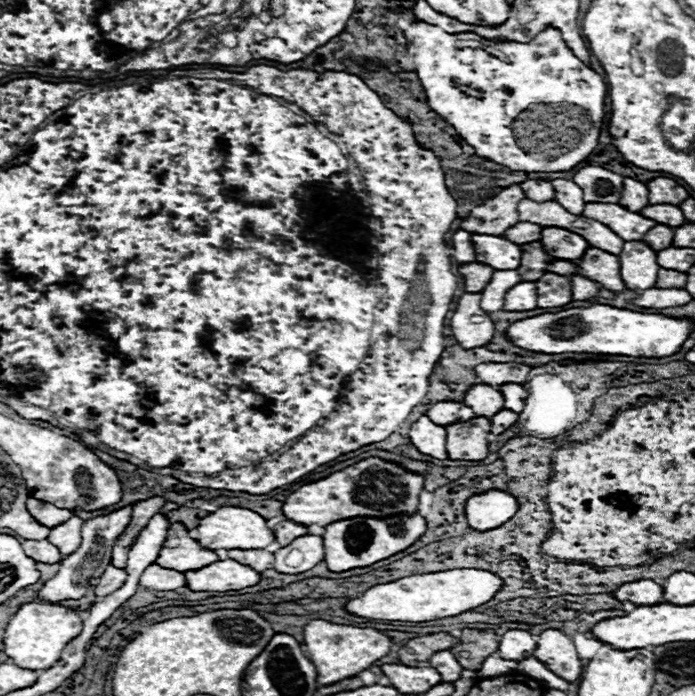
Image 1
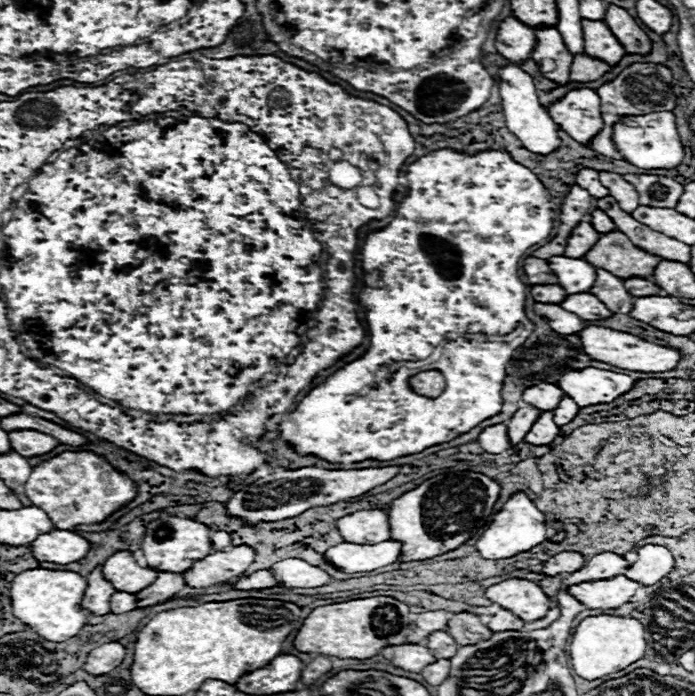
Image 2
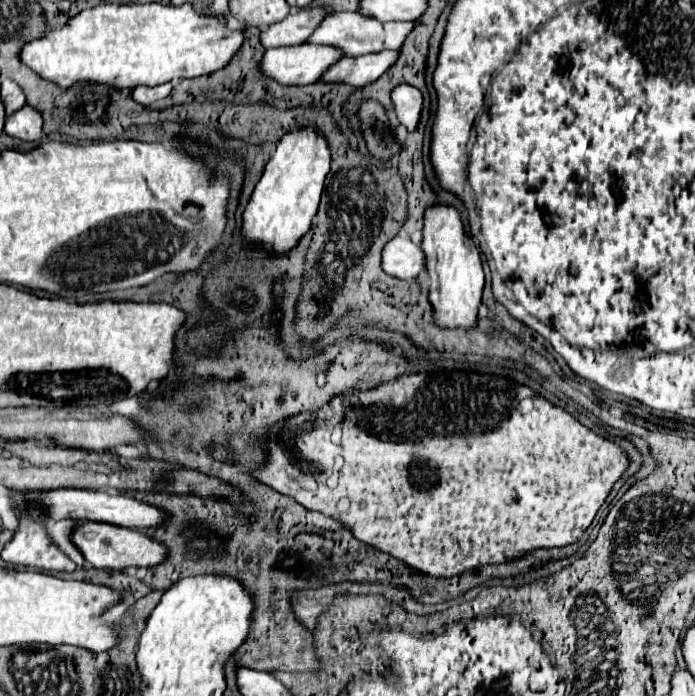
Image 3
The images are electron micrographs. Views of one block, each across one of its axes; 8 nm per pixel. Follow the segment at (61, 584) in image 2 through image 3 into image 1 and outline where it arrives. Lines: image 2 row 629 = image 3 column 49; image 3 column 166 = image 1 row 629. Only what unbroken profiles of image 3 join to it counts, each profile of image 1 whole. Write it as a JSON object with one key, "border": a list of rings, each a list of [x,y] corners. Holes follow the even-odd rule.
{"border":[[[28,602],[18,608],[18,612],[10,618],[6,626],[4,652],[20,668],[46,670],[60,660],[62,648],[80,632],[82,632],[82,620],[78,612],[70,612],[62,606],[46,602]]]}

